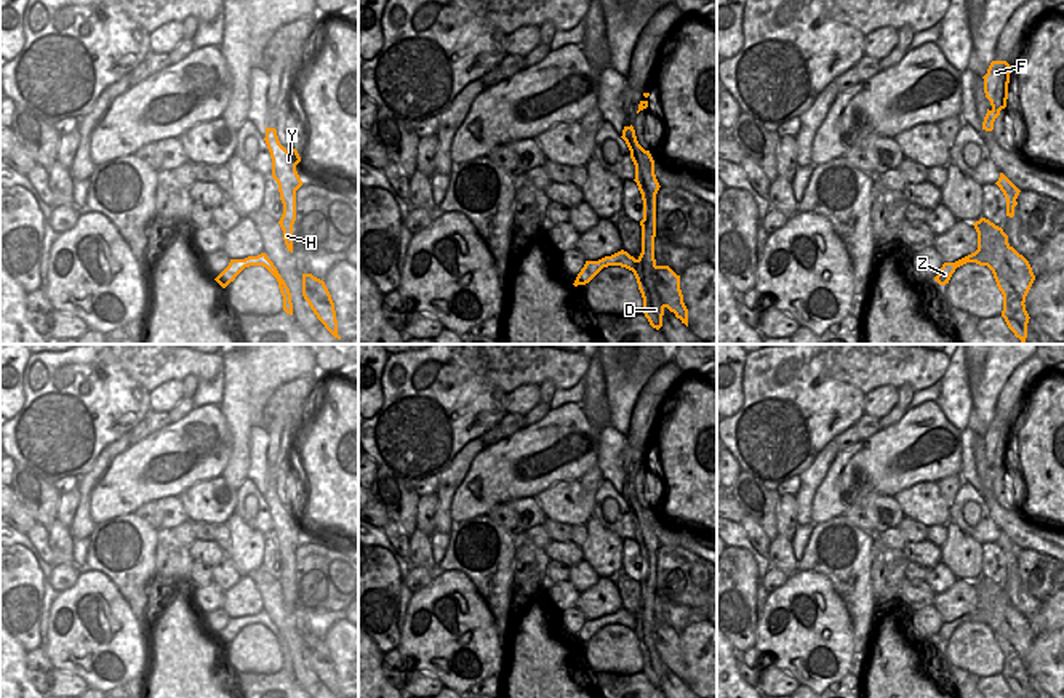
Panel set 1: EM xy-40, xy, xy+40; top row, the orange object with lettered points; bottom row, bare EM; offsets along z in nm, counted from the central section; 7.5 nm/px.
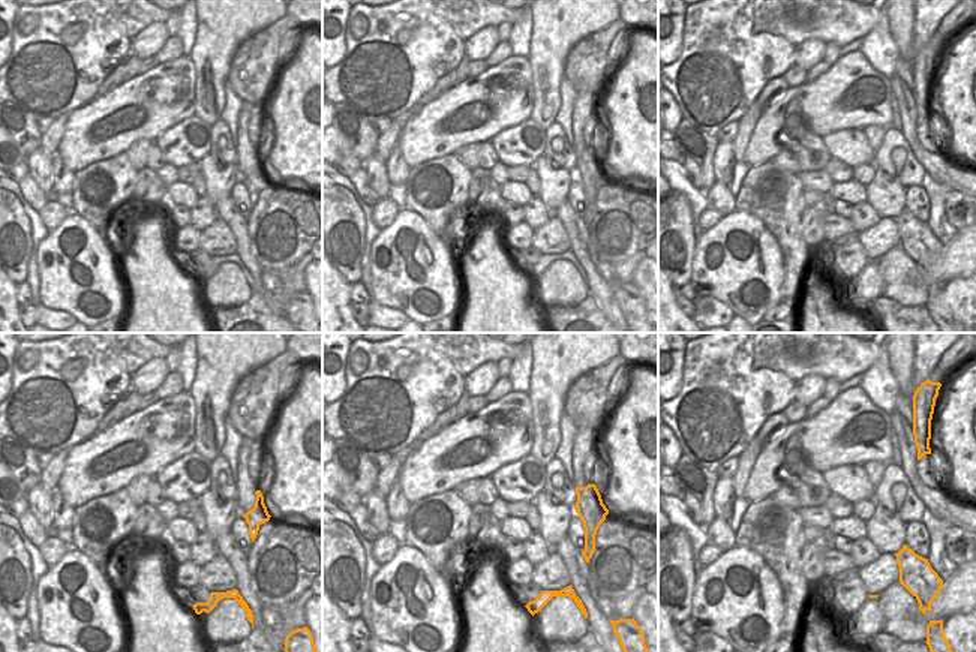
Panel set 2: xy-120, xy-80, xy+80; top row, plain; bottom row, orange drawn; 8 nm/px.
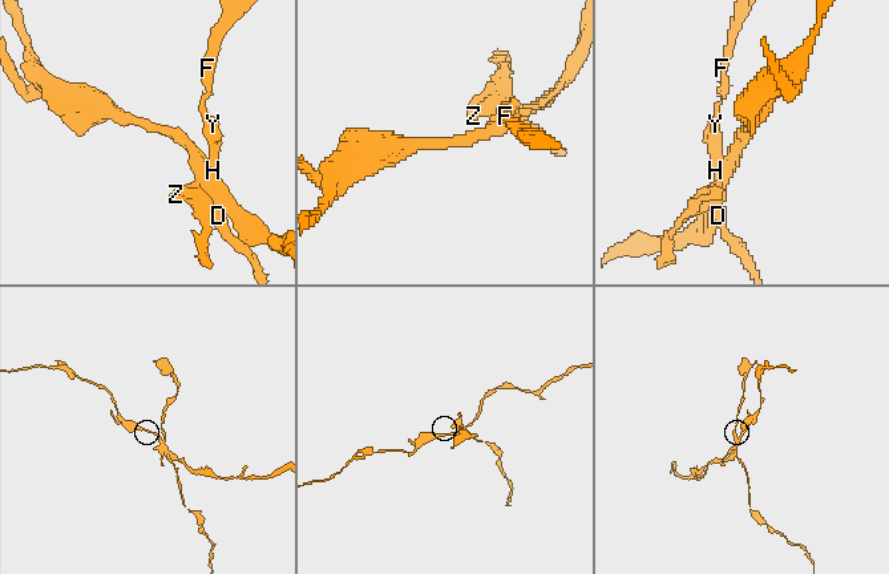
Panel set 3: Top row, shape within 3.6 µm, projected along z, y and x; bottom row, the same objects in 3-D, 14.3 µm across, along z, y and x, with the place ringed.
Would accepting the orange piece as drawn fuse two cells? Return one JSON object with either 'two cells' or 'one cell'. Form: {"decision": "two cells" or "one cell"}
{"decision": "two cells"}

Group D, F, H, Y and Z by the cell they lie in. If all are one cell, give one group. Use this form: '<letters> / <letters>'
D F H Y / Z

